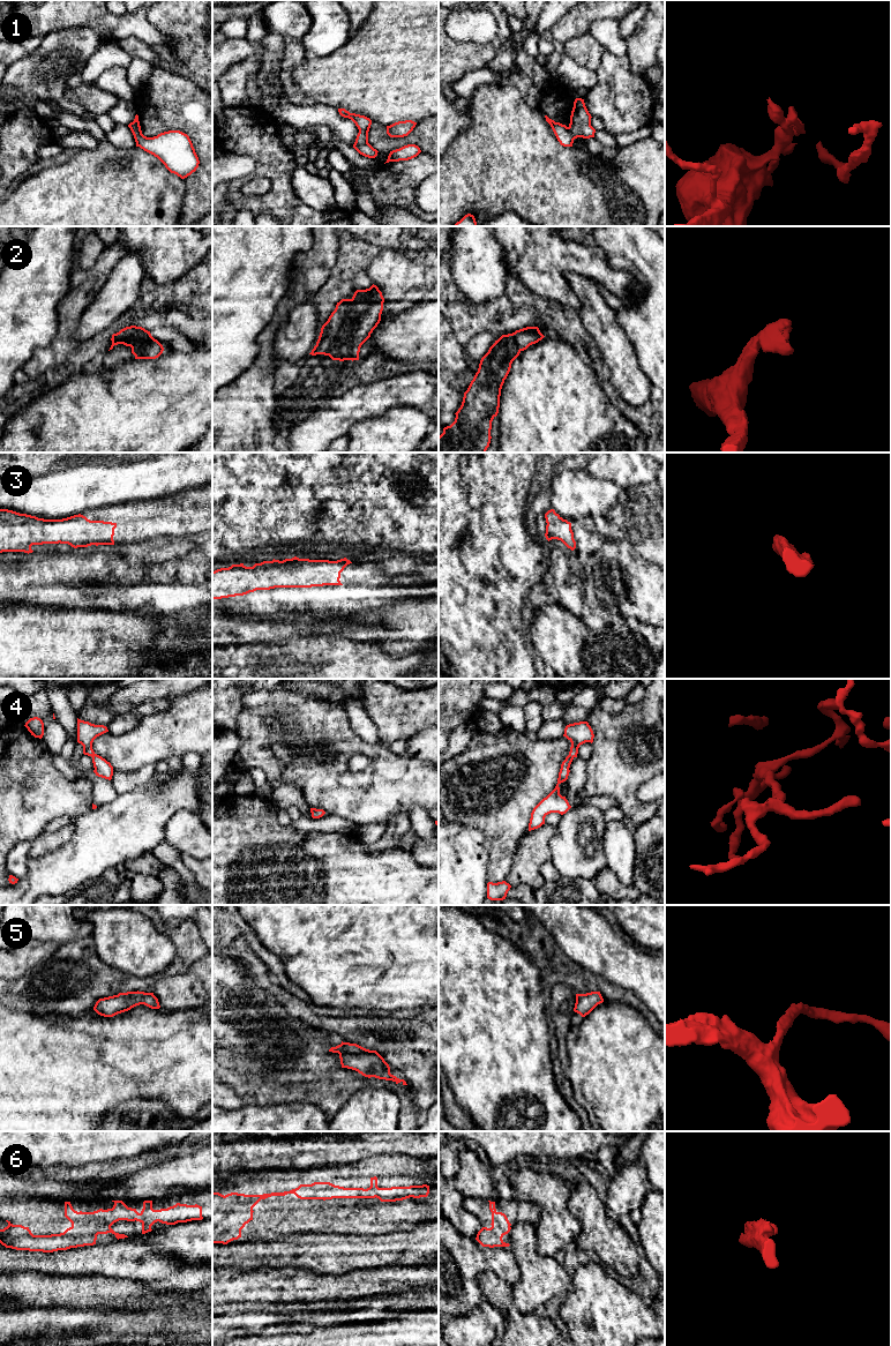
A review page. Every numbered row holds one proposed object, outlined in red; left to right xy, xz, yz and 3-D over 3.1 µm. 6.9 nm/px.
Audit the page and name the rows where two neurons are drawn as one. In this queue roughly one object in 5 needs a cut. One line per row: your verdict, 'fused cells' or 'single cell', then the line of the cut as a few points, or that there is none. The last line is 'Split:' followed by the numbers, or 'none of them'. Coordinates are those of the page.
1: fused cells; cut yz (568, 127), (574, 139)
2: single cell; cut none
3: single cell; cut none
4: single cell; cut none
5: single cell; cut none
6: single cell; cut none
Split: 1

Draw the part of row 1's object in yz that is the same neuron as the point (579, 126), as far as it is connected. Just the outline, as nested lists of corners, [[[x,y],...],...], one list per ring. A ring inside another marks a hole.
[[[576,98],[570,115],[569,132],[574,139],[594,137],[596,129],[591,126],[591,114],[589,113],[584,99]]]

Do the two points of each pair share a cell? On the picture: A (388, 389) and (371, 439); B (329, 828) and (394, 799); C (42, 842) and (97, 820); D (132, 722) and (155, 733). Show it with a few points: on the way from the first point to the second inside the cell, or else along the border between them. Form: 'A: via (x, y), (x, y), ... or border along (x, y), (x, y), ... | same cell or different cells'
A: border along (404, 405), (390, 408), (381, 414), (353, 425) | different cells
B: border along (326, 813), (350, 820), (357, 825) | different cells
C: border along (72, 821), (74, 835), (57, 850) | different cells
D: border along (140, 718), (128, 731), (112, 734) | different cells

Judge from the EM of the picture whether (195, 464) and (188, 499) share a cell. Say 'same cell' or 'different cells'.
different cells

